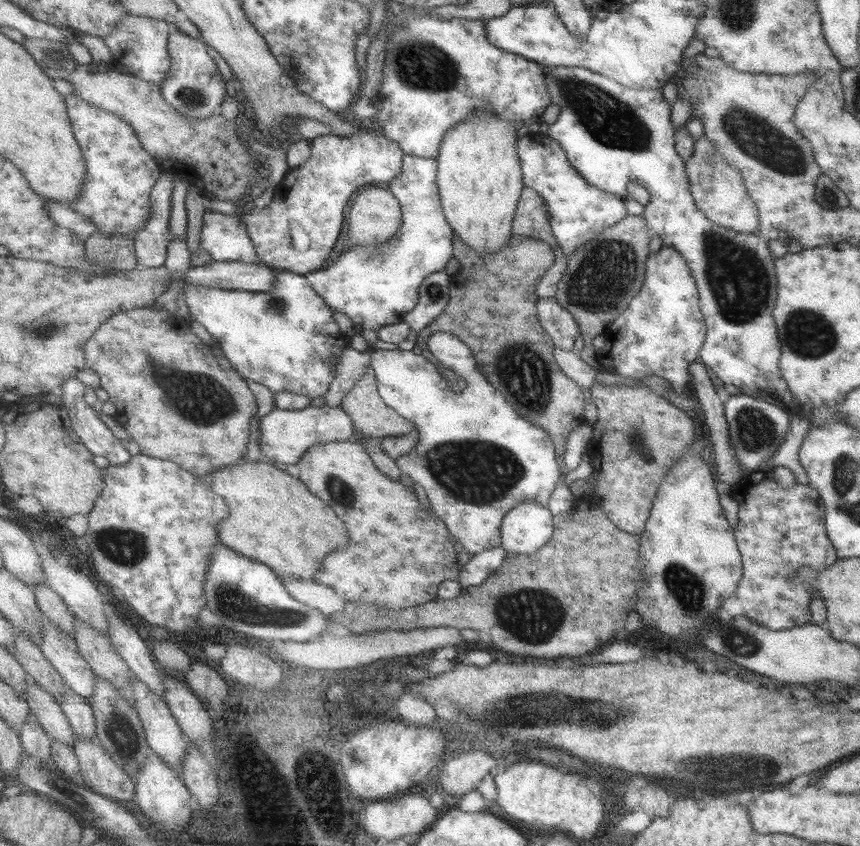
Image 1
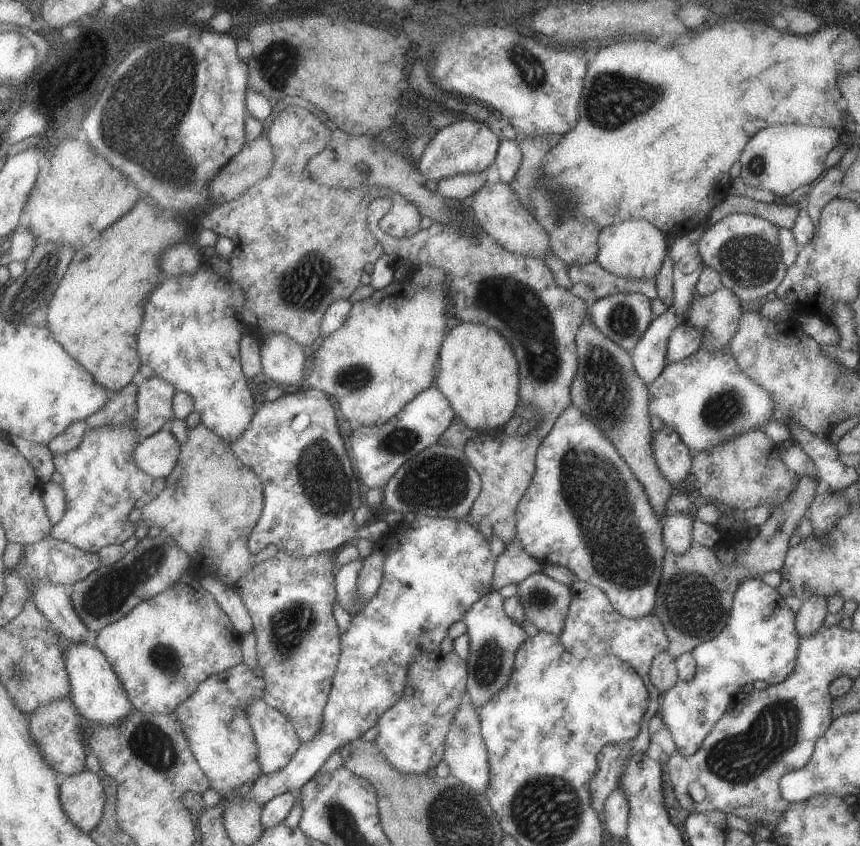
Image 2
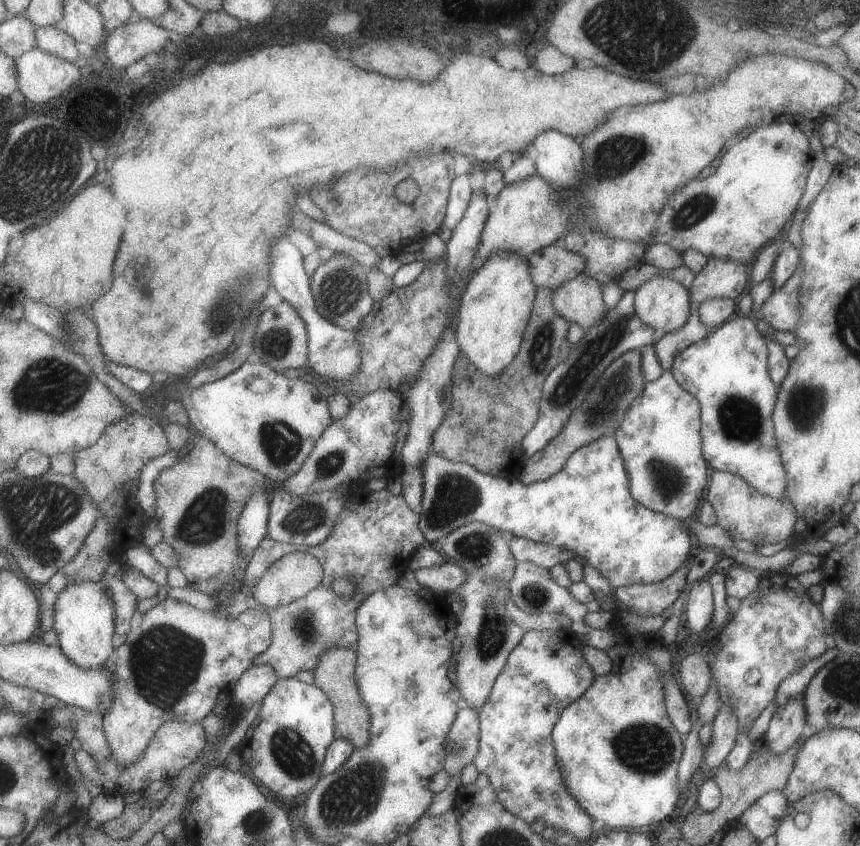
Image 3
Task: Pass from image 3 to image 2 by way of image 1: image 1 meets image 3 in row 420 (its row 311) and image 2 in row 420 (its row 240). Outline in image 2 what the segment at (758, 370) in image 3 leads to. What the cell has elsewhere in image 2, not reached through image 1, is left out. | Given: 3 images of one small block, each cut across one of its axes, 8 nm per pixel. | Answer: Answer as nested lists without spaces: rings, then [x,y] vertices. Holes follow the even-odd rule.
[[[699,348],[679,362],[669,362],[649,384],[649,414],[661,418],[663,426],[675,430],[687,448],[695,452],[709,452],[749,430],[761,430],[761,424],[767,422],[773,412],[775,402],[769,392],[739,370],[729,348]]]

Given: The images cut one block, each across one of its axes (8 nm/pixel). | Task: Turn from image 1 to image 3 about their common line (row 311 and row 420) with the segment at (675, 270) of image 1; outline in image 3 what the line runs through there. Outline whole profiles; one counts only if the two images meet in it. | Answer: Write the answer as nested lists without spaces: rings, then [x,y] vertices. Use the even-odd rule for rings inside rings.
[[[663,372],[657,380],[647,382],[645,394],[637,400],[637,404],[631,408],[623,428],[615,436],[619,440],[619,448],[623,450],[623,458],[627,460],[627,468],[631,474],[631,490],[633,496],[645,504],[649,510],[657,514],[667,514],[677,520],[689,520],[693,518],[695,510],[699,508],[699,500],[703,496],[703,490],[707,484],[707,466],[705,456],[701,456],[701,404],[699,400],[687,392],[673,376],[673,372]]]

